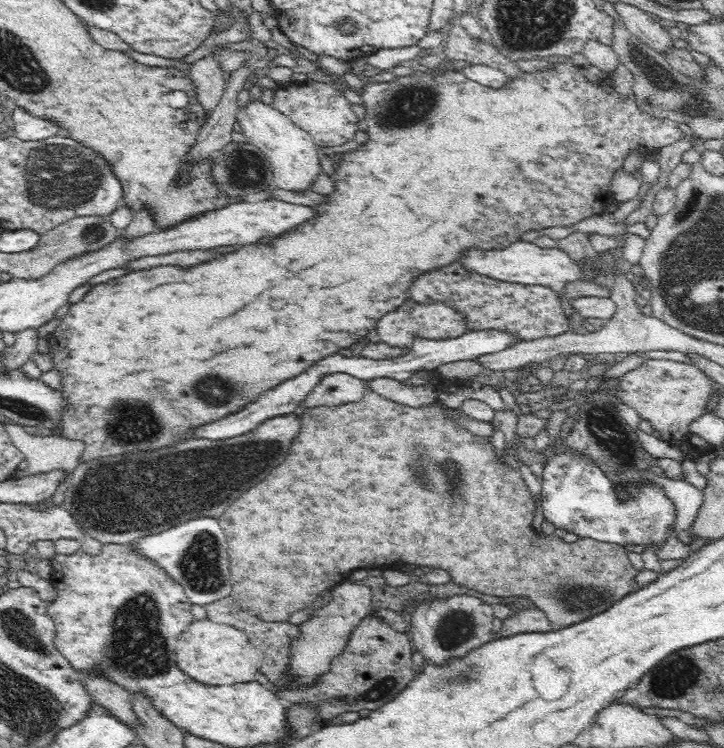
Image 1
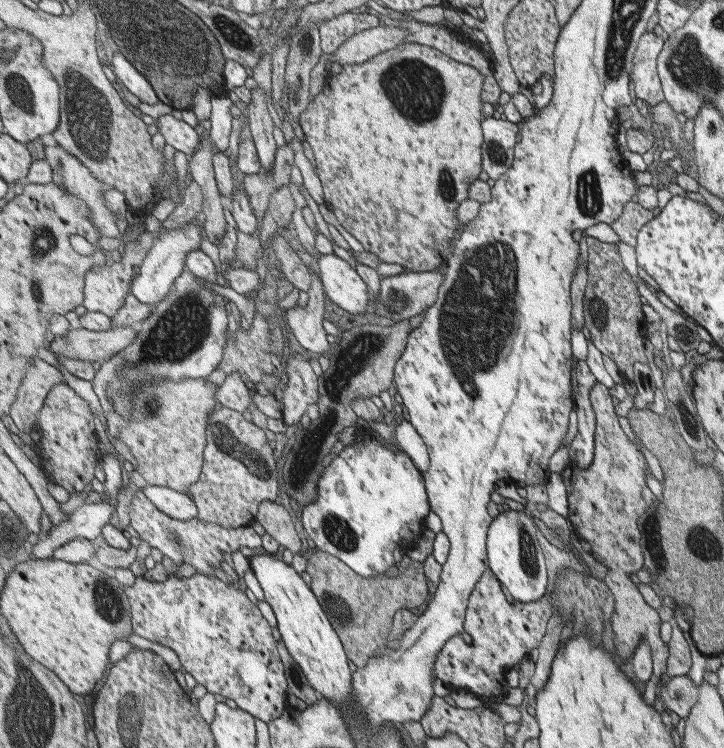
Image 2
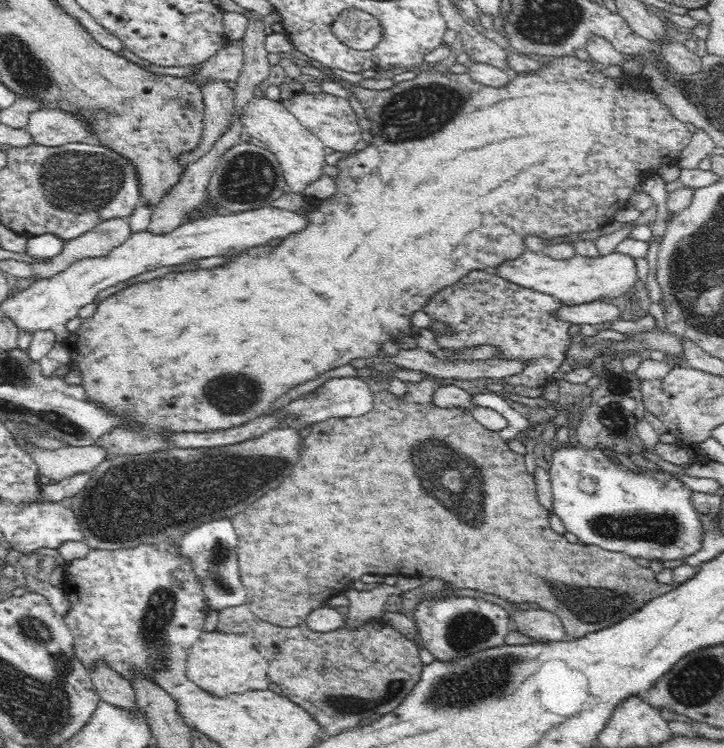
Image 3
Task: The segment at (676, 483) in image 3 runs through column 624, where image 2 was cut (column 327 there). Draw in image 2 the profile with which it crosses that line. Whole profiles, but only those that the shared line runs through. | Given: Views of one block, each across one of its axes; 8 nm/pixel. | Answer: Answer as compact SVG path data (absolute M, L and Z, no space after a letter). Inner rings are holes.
M377 441L341 446L318 482L314 503L302 503L302 526L318 548L340 558L363 578L393 566L393 550L414 544L429 512L425 480L399 448L391 452Z

